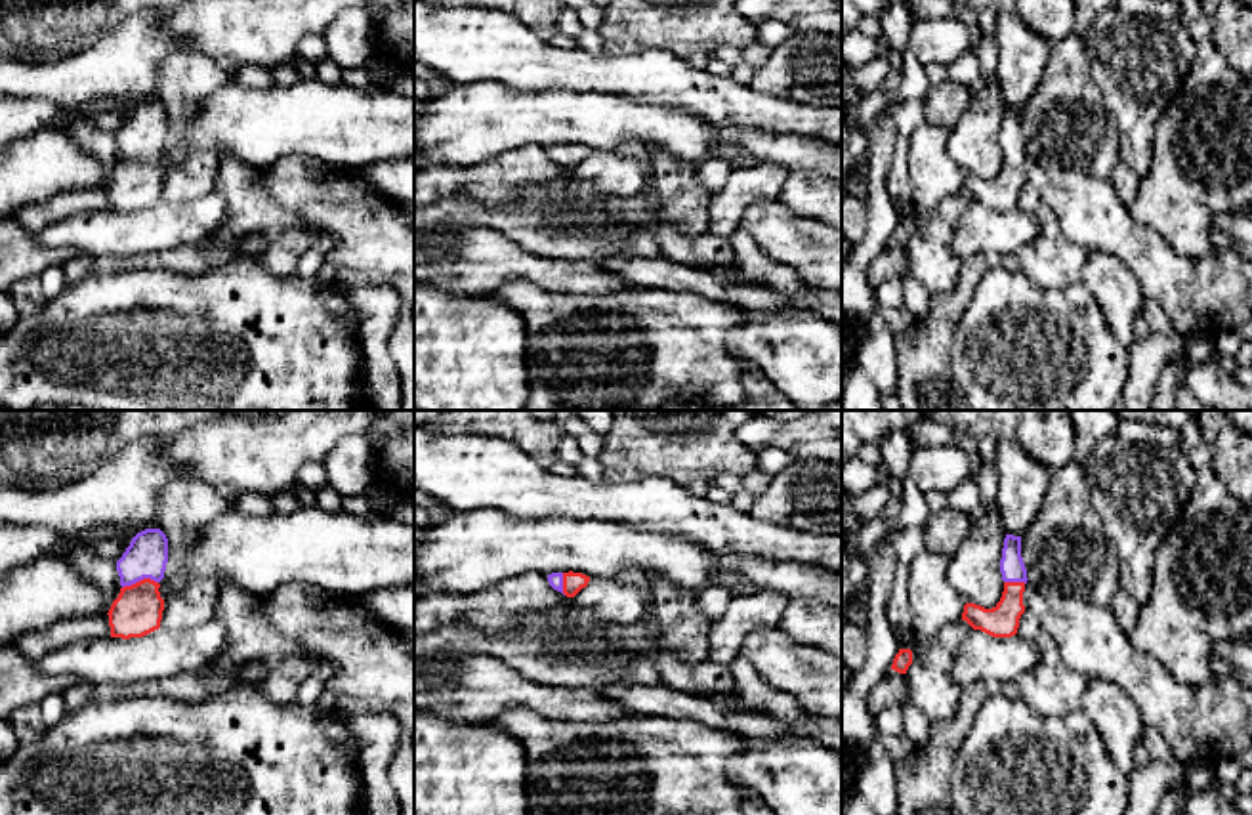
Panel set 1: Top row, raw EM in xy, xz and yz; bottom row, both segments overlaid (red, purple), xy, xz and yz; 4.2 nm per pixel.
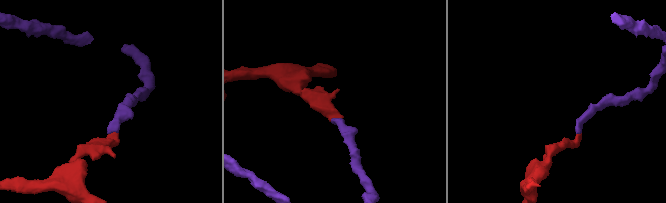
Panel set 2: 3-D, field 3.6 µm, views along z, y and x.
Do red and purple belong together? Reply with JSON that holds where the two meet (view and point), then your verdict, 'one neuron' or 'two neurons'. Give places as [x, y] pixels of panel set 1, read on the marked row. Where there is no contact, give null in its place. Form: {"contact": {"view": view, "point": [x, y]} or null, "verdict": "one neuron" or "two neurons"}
{"contact": {"view": "xy", "point": [140, 581]}, "verdict": "one neuron"}

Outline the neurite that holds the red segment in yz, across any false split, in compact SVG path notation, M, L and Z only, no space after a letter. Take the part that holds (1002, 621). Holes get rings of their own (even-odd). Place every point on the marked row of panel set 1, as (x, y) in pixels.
M1006 534L1000 573L1004 580L1000 601L992 609L966 603L962 620L992 637L1012 637L1017 634L1019 618L1025 613L1023 592L1029 580L1021 557L1021 536Z

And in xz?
M552 573L548 575L548 582L553 590L561 592L567 597L574 597L582 588L588 586L590 576L582 573Z

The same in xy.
M160 529L137 533L116 561L120 594L109 609L111 637L143 637L160 628L160 580L168 563L168 538Z

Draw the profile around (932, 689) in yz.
M962 618L943 628L933 639L922 643L905 674L910 702L931 723L952 720L958 712L962 687L952 679L952 666L960 643L971 630Z

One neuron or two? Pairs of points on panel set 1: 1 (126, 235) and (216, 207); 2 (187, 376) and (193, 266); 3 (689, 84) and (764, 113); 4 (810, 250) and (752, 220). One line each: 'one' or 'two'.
1: one
2: two
3: one
4: one

